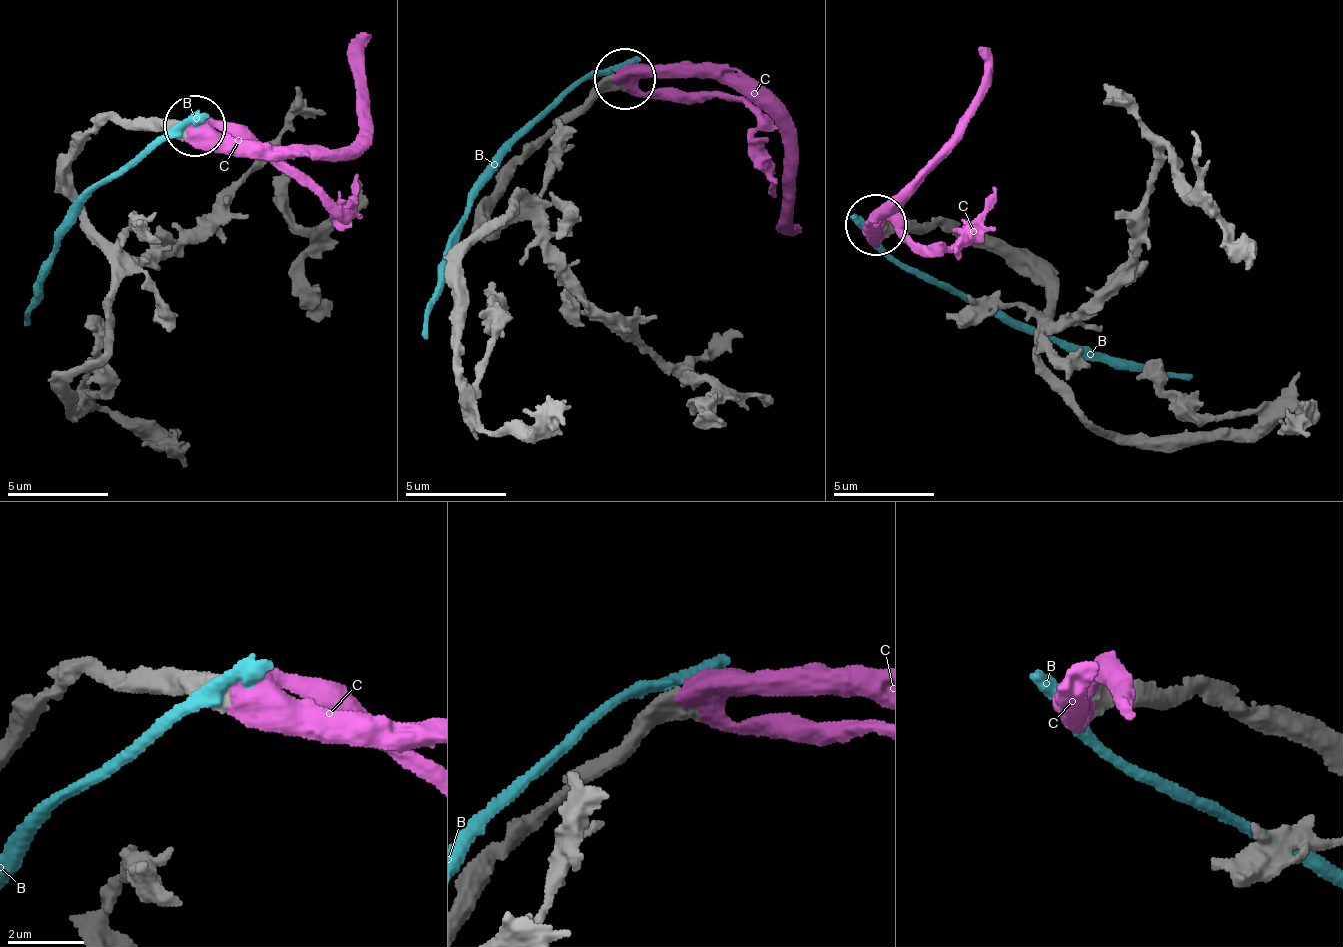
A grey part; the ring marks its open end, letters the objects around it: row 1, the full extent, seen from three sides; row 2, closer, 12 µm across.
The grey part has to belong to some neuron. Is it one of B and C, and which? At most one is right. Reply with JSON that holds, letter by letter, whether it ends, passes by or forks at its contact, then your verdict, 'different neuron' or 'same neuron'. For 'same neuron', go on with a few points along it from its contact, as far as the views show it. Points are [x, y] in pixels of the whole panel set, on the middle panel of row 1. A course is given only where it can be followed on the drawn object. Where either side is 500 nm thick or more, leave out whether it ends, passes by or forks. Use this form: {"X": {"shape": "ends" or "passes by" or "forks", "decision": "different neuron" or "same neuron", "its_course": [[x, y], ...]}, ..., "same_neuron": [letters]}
{"B": {"decision": "different neuron"}, "C": {"decision": "same neuron", "its_course": [[618, 81], [738, 77], [758, 96], [786, 133], [788, 219], [796, 225]]}, "same_neuron": ["C"]}

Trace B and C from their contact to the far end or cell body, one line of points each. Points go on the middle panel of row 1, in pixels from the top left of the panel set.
B: (613, 72), (598, 72), (560, 99), (525, 137), (503, 152), (471, 198), (423, 340)
C: (618, 81), (738, 77), (758, 96), (786, 133), (788, 219), (796, 225)

